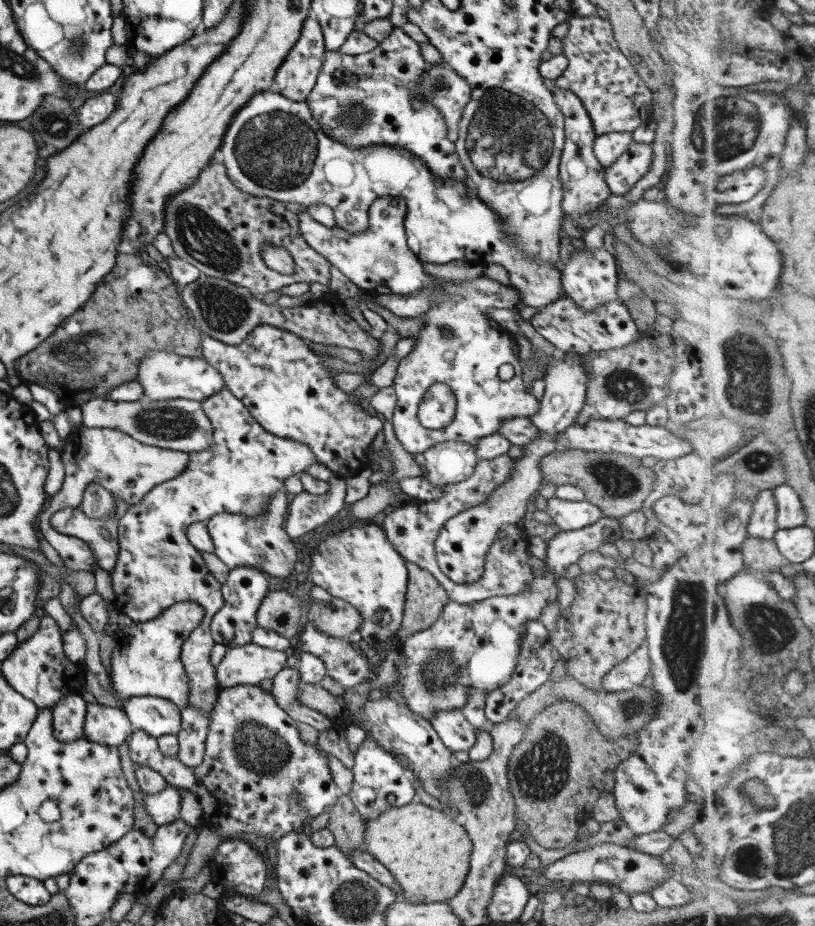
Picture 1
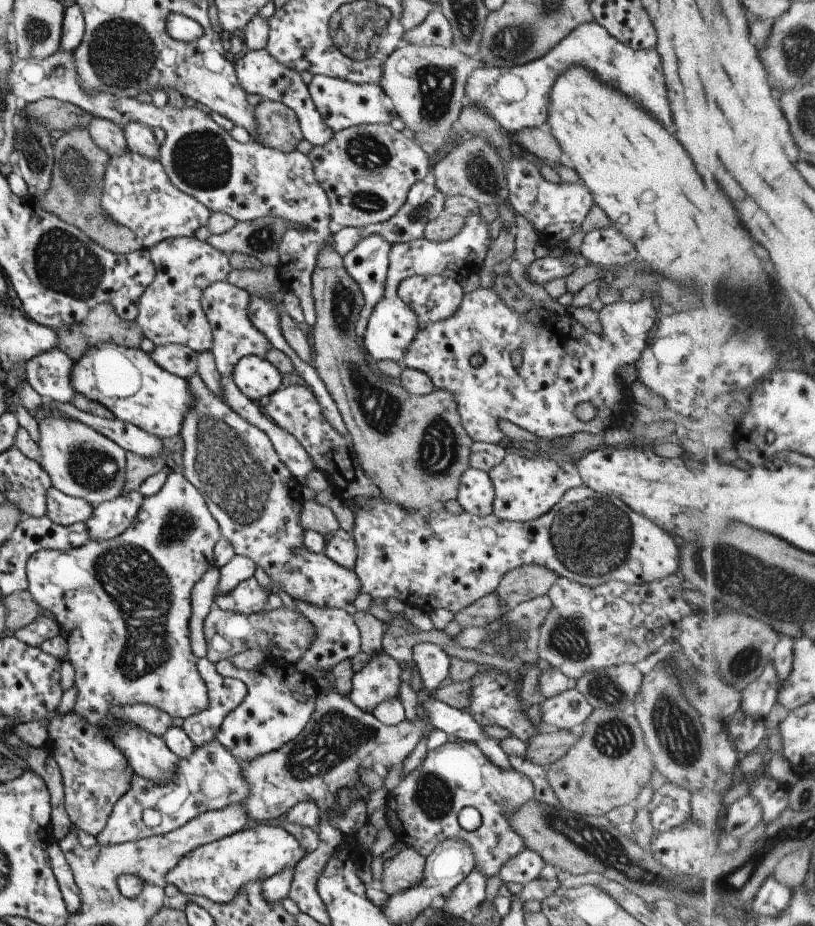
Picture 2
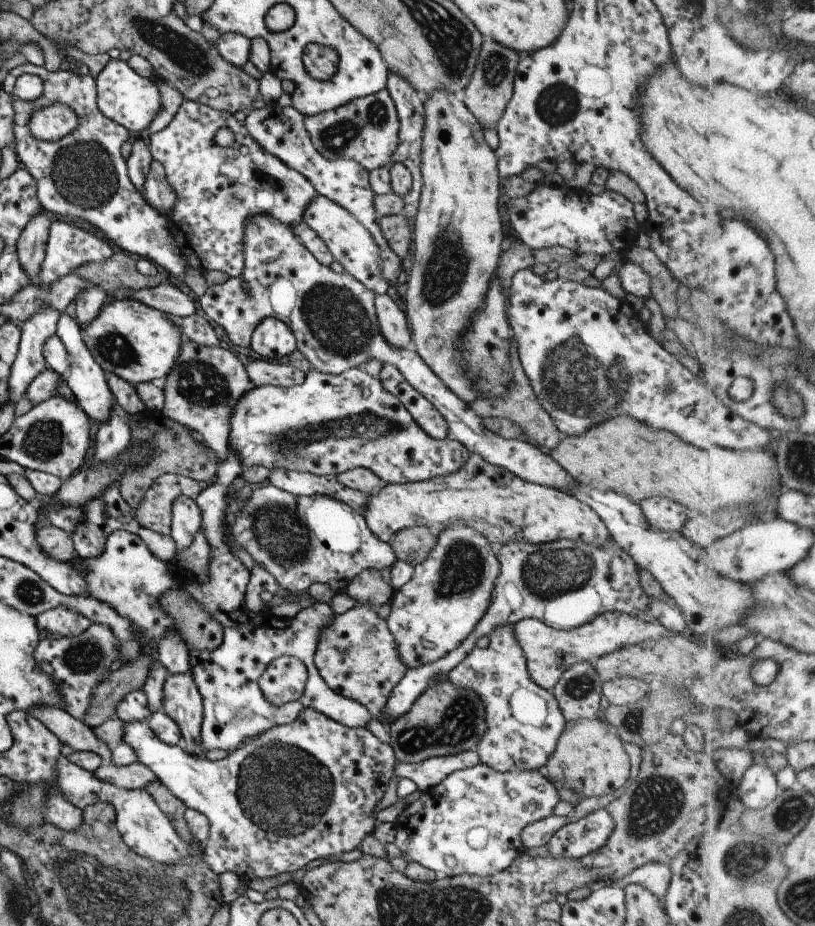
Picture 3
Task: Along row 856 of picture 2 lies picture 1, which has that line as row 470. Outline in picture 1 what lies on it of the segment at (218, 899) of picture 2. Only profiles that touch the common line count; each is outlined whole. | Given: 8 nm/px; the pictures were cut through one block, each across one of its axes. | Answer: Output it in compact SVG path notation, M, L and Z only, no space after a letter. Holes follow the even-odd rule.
M222 388L209 398L200 401L201 410L210 420L212 428L212 445L201 452L189 452L185 468L172 479L156 484L146 492L141 500L130 506L117 521L118 553L116 564L109 570L111 586L117 602L117 609L133 622L151 620L166 608L177 602L195 602L201 606L204 615L193 631L189 632L184 648L180 651L180 660L184 674L189 678L189 697L187 706L198 708L199 712L209 718L211 707L218 696L213 665L209 661L211 648L215 644L209 630L211 617L223 606L220 582L207 571L199 551L189 544L185 529L192 522L206 521L210 516L220 512L241 513L246 517L256 517L264 513L266 506L273 500L277 491L283 490L284 480L288 476L303 472L310 464L316 462L309 448L296 440L281 438L269 434L249 414L249 411L227 389Z

